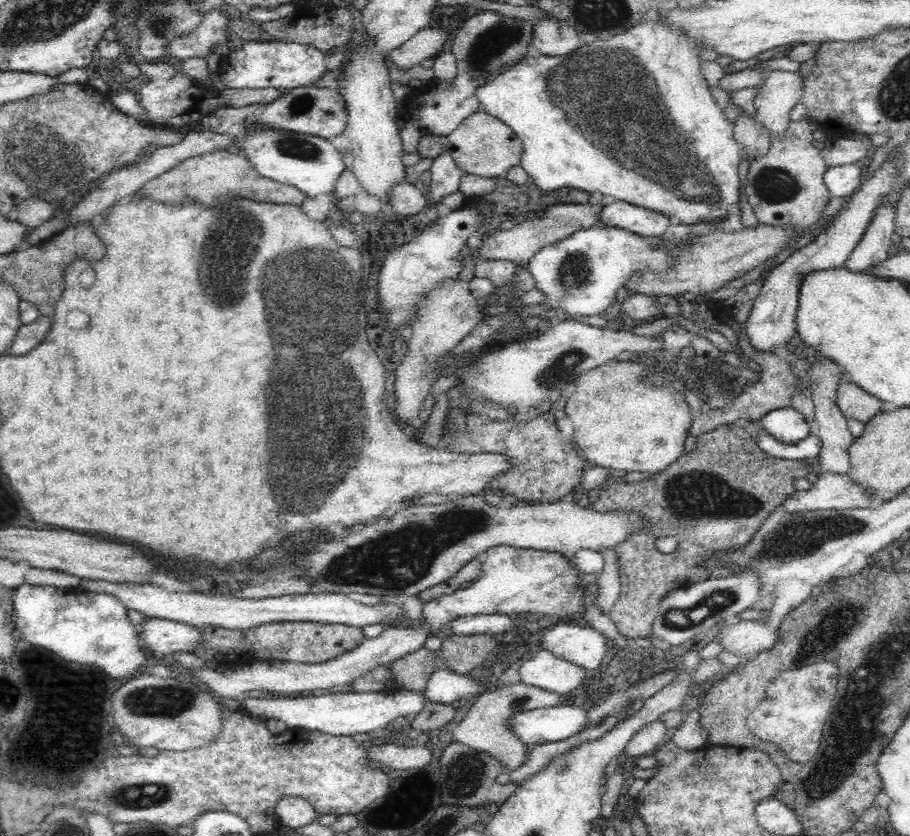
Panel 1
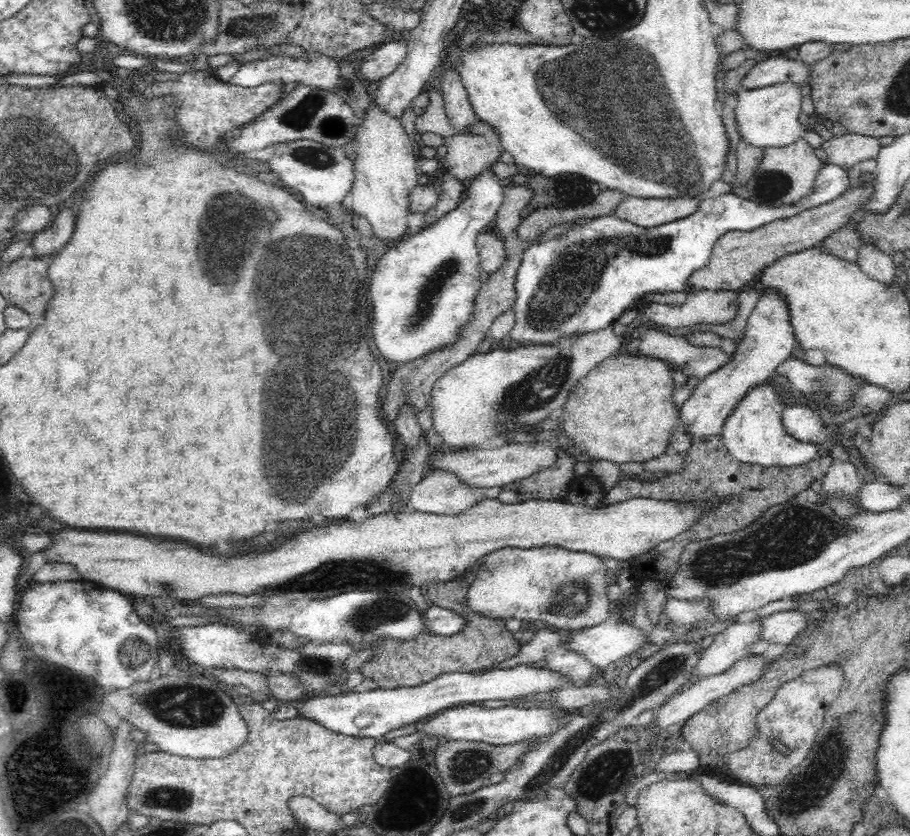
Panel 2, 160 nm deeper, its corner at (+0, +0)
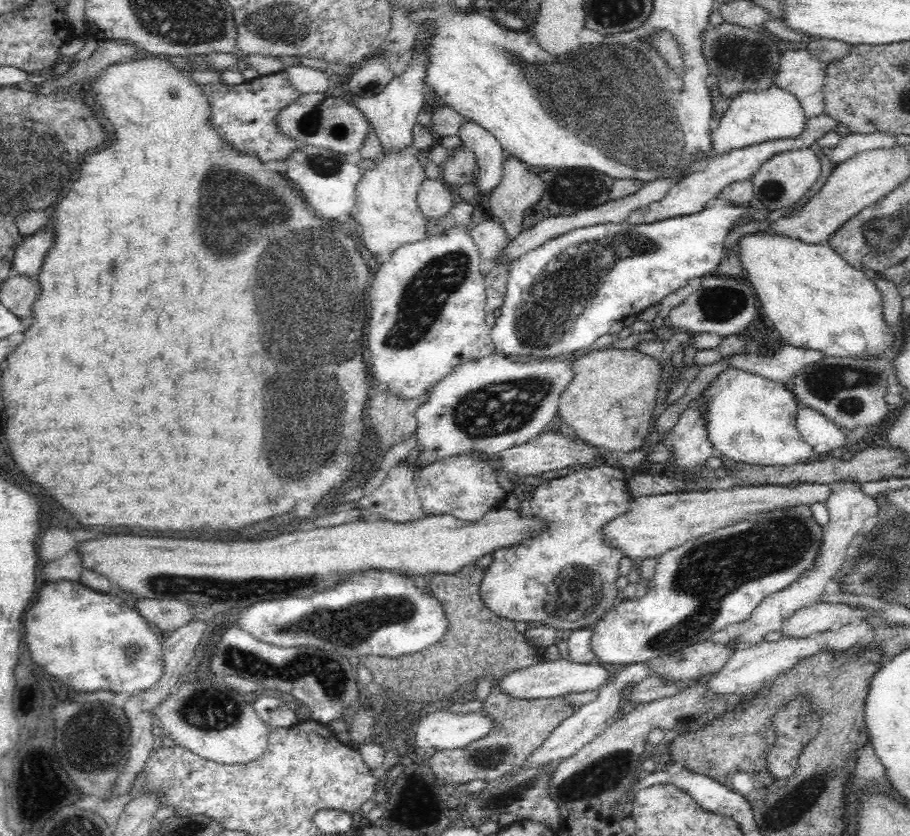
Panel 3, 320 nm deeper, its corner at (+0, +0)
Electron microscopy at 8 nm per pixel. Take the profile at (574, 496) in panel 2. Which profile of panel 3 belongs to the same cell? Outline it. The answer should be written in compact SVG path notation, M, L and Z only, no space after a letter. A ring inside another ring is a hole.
M602 465L595 468L580 468L568 475L544 480L536 488L534 497L527 503L527 508L541 520L547 522L544 533L525 539L514 546L506 546L495 551L494 562L486 569L479 596L483 604L494 614L514 621L520 627L529 625L547 625L557 630L577 630L596 624L608 611L620 602L616 589L616 580L620 572L622 559L626 557L622 551L609 546L604 528L614 518L626 514L626 510L636 499L630 497L628 479L622 469Z

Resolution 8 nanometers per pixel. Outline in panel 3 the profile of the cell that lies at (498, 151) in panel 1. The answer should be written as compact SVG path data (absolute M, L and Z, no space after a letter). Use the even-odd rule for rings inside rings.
M462 146L451 153L449 160L441 166L443 182L457 189L464 184L474 182L477 162L473 152Z

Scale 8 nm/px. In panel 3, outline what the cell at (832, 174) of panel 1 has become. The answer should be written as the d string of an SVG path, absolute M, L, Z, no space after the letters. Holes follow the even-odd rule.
M710 199L706 206L701 210L698 211L696 214L689 214L683 217L674 217L674 218L666 218L664 221L658 221L658 222L652 222L652 224L643 224L643 225L633 225L630 224L628 221L616 224L613 222L609 222L606 224L595 224L594 226L582 226L582 228L574 228L574 230L570 230L570 232L566 232L566 234L562 234L562 236L556 236L556 238L552 238L552 240L548 240L548 242L544 242L542 246L538 246L538 248L535 248L534 250L531 250L530 252L527 252L526 254L523 254L522 256L519 256L516 260L513 260L508 268L508 278L506 278L506 295L504 297L504 300L502 301L502 306L500 308L500 315L495 318L494 325L491 327L491 339L492 342L495 344L495 348L497 352L504 353L506 355L510 355L511 357L525 357L526 355L534 355L534 358L556 358L561 357L564 355L564 357L568 358L571 356L571 353L576 352L576 350L582 350L585 349L588 351L588 347L592 346L600 336L604 336L604 334L608 334L610 327L615 322L622 322L628 316L637 316L639 313L643 312L647 308L650 308L650 306L654 306L656 303L660 303L661 300L668 296L671 293L676 292L679 288L684 287L687 282L691 278L696 278L696 276L700 277L706 277L708 274L713 274L714 270L716 270L717 266L721 263L721 258L723 256L723 241L724 238L726 238L726 235L728 234L728 230L732 228L732 222L736 222L738 218L748 218L748 220L764 220L767 218L769 212L763 212L758 211L756 209L753 209L750 206L738 206L734 205L733 202L728 201L728 199Z

